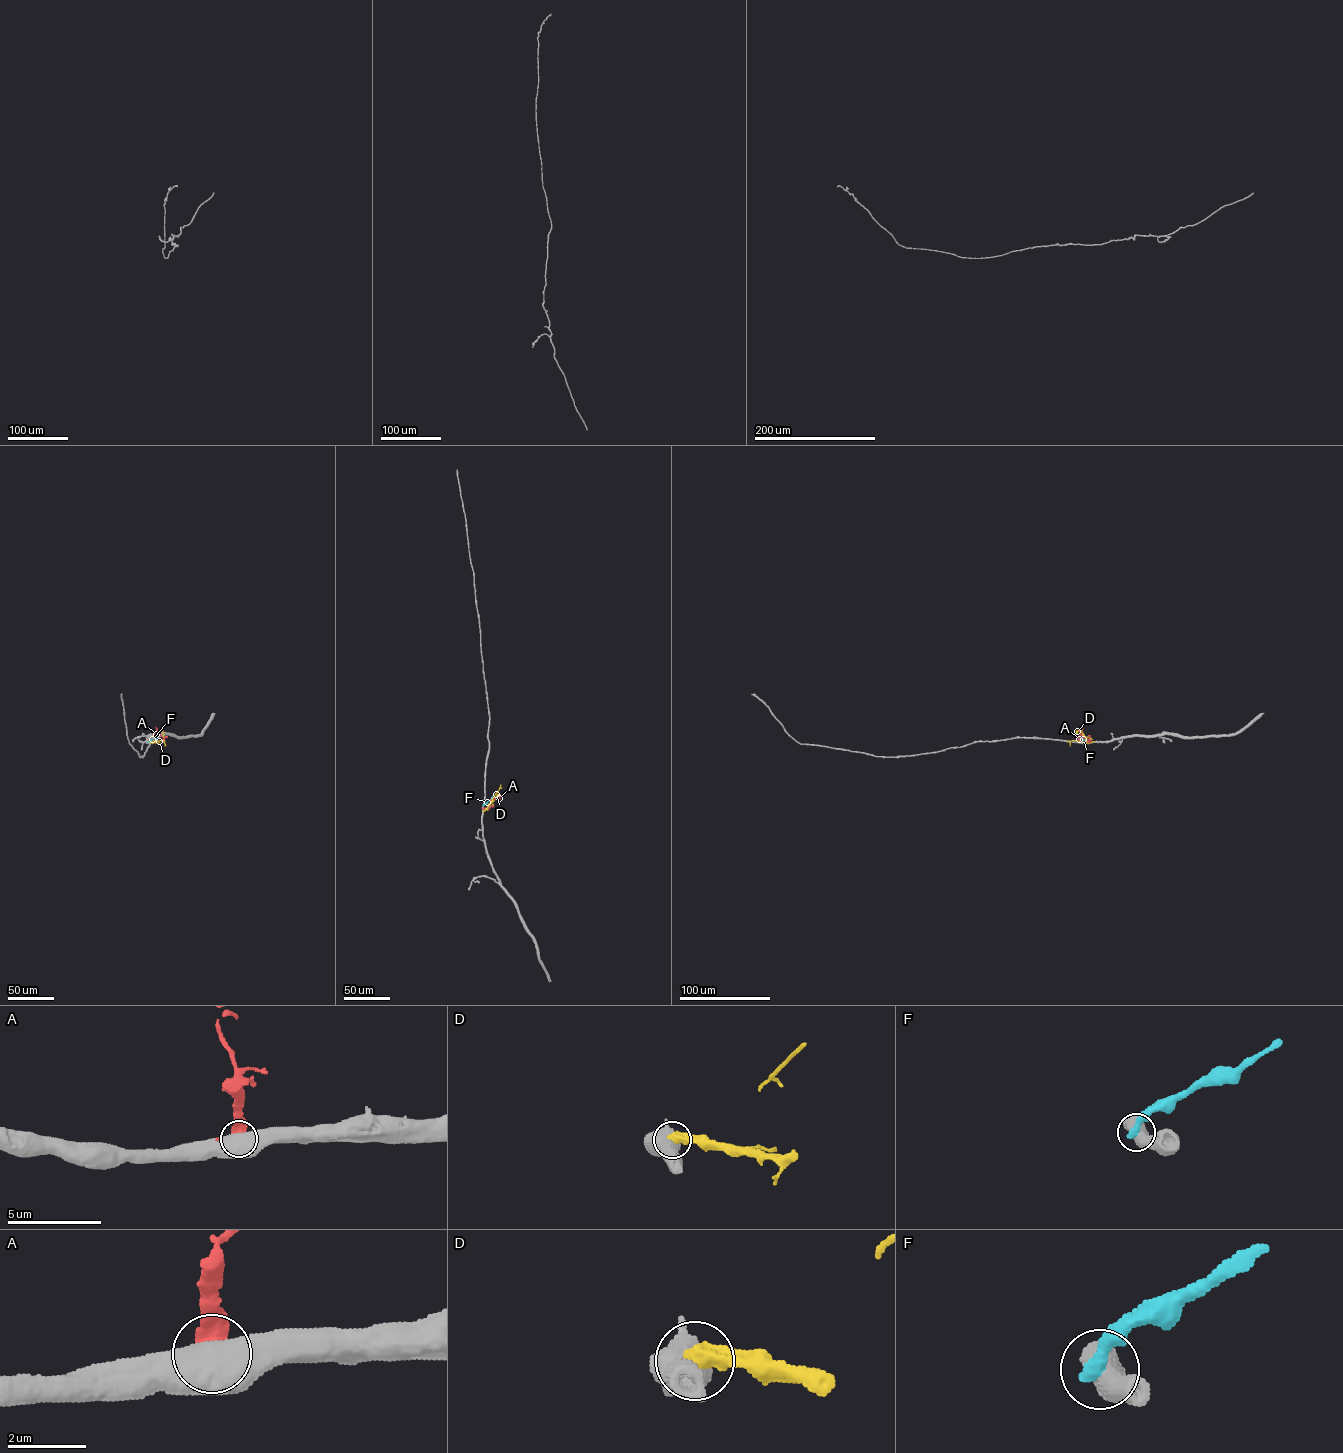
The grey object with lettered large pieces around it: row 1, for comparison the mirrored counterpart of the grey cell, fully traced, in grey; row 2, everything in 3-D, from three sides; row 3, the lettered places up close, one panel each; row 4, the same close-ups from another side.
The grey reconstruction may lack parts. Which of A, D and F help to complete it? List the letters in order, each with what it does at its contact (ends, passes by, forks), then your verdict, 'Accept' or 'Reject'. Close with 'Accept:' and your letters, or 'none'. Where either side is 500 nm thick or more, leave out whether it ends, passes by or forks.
A: Reject
D: Reject
F: Reject
Accept: none

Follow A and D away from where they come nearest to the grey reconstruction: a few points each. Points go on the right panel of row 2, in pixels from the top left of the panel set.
A: (1090, 742), (1081, 733), (1076, 737)
D: (1093, 741), (1072, 740), (1070, 746)

